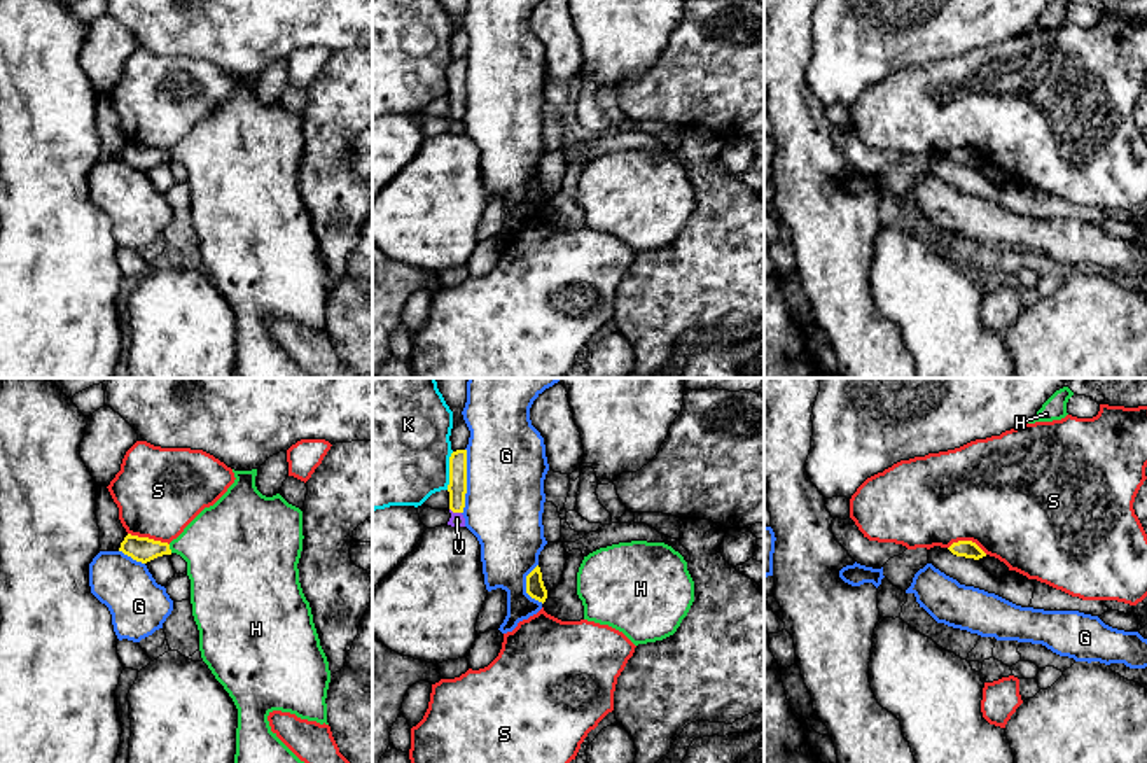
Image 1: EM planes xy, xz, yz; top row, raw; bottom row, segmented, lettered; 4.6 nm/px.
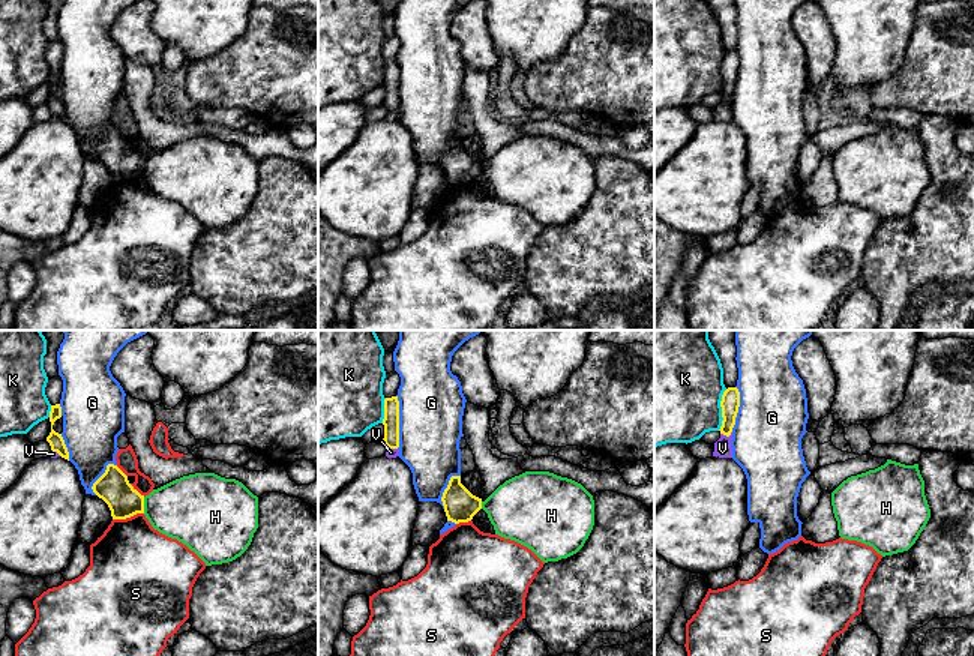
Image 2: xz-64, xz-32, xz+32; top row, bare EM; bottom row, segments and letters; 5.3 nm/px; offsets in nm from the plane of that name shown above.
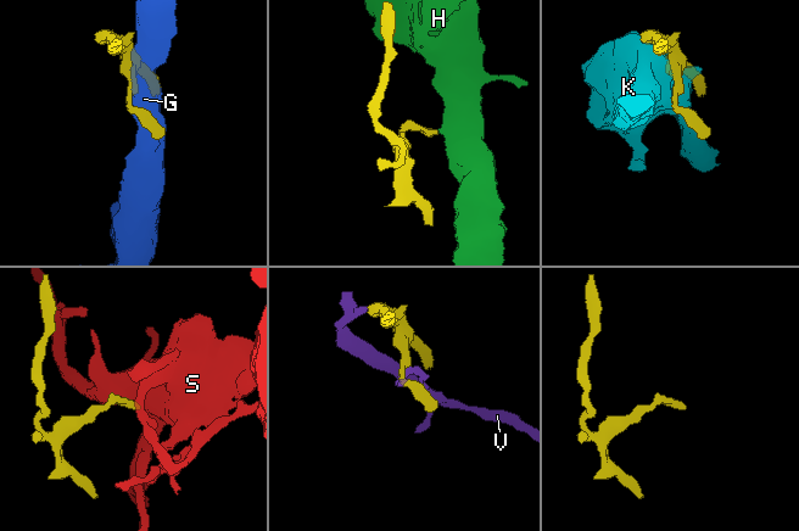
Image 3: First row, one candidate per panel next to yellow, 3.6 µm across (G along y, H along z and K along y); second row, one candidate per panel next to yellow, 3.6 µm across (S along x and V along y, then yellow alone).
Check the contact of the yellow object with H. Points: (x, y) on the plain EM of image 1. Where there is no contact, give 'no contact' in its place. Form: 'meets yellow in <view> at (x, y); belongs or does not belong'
meets yellow in xy at (168, 156); does not belong

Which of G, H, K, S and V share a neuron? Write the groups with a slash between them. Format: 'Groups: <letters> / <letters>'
Groups: G / H / K / S / V

